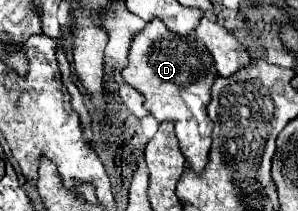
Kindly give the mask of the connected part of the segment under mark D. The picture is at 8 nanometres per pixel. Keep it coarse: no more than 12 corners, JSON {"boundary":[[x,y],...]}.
{"boundary":[[152,20],[124,80],[158,122],[174,122],[188,166],[212,146],[218,76],[196,36]]}

